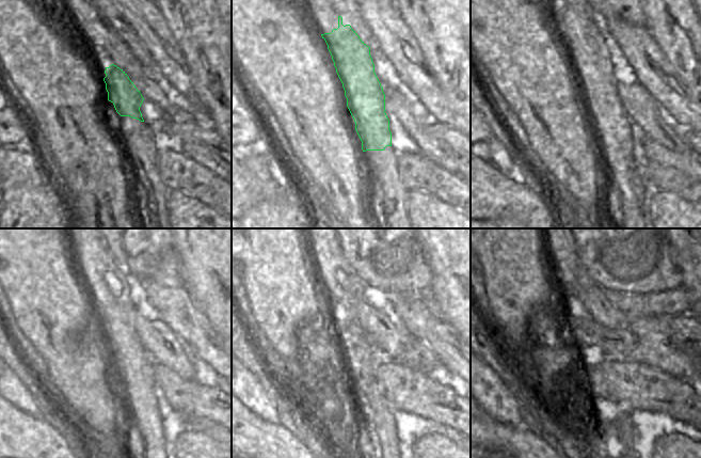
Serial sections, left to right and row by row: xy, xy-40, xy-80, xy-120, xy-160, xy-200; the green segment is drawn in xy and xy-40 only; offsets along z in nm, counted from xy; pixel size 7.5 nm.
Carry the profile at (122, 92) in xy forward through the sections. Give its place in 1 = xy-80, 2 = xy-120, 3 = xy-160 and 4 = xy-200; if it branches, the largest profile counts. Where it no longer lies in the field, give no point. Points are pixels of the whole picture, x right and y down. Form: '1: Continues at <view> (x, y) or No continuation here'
1: Continues at xy-80 (589, 54)
2: Continues at xy-120 (108, 287)
3: Continues at xy-160 (341, 283)
4: Continues at xy-200 (572, 279).

